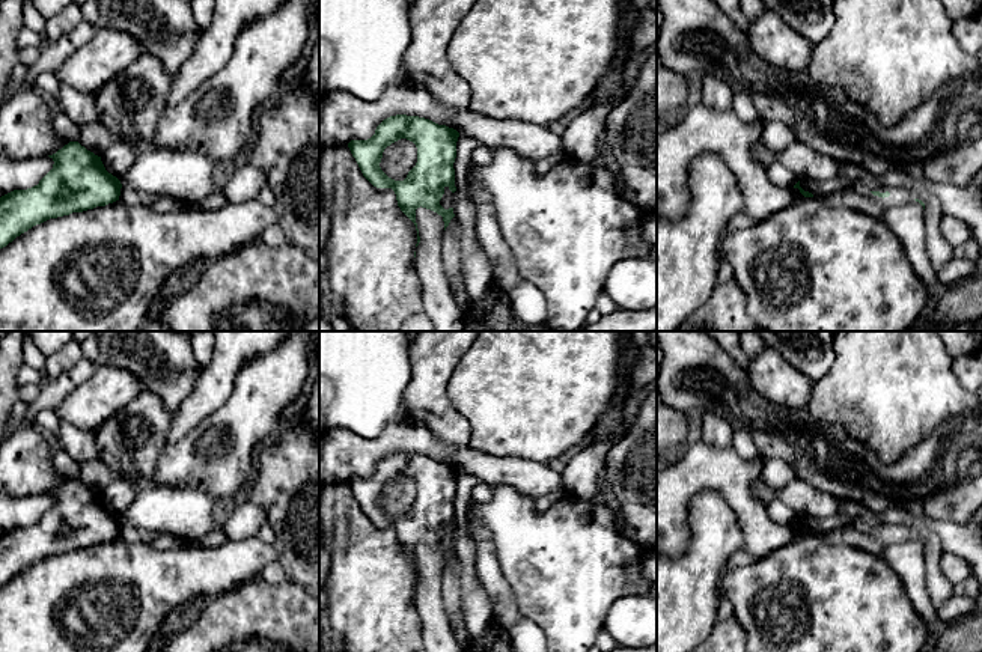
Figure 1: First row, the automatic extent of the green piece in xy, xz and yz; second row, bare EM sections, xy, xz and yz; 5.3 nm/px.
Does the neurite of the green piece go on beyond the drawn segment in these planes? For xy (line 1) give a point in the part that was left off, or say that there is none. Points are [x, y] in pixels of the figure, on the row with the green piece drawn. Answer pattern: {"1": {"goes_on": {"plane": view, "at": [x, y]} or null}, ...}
{"1": {"goes_on": null}}

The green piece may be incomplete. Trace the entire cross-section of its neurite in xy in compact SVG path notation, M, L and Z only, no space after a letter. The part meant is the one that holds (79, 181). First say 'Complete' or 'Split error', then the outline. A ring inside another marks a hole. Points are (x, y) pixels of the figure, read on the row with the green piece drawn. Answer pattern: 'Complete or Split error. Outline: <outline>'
Complete. Outline: M69 142L48 157L54 161L53 169L38 185L27 190L14 190L0 197L0 248L50 218L83 212L119 200L120 181L105 170L101 157L87 151L78 142Z

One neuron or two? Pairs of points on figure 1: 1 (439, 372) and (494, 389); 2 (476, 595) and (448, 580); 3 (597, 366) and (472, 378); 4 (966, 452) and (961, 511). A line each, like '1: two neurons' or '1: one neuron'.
1: two neurons
2: two neurons
3: one neuron
4: one neuron

